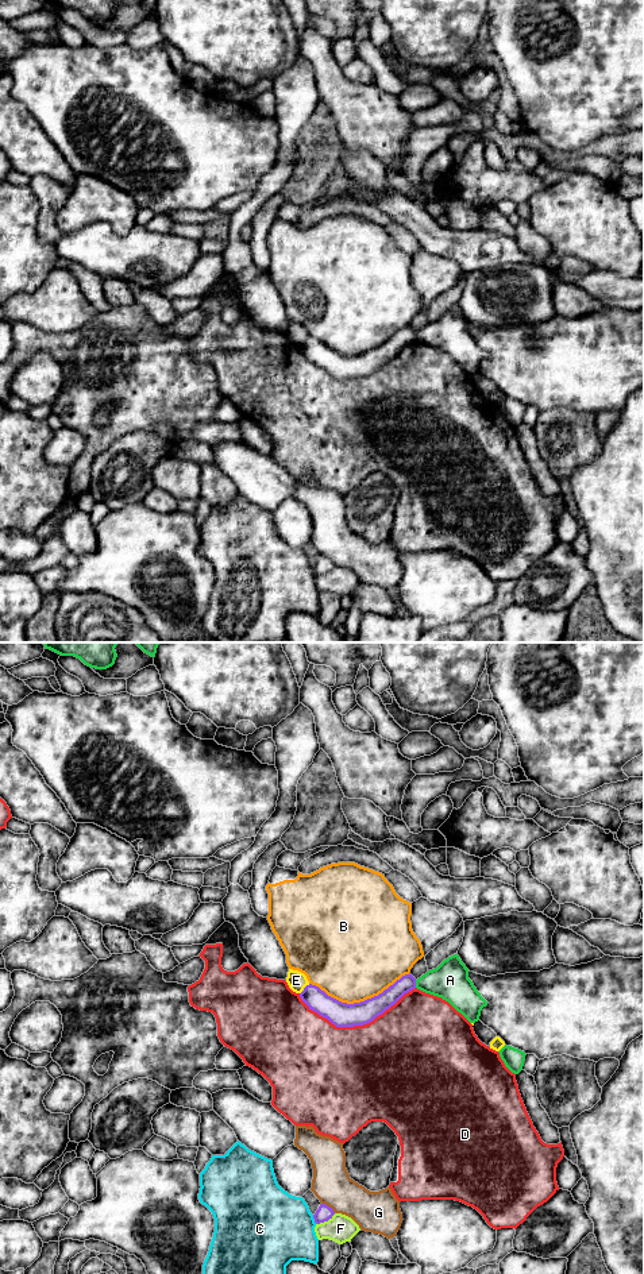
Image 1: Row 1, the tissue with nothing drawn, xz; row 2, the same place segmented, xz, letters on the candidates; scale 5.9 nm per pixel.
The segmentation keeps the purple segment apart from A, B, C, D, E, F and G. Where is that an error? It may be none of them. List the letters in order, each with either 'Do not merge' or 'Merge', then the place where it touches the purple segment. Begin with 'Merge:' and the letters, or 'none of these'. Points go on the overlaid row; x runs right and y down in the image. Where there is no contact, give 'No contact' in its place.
Merge: none of these
A: Do not merge. Touches purple at xz (415, 984)
B: Do not merge. Touches purple at xz (361, 1002)
C: Do not merge. Touches purple at xz (313, 1217)
D: Do not merge. Touches purple at xz (357, 1025)
E: Do not merge. Touches purple at xz (304, 988)
F: Do not merge. Touches purple at xz (326, 1220)
G: Do not merge. Touches purple at xz (327, 1205)

